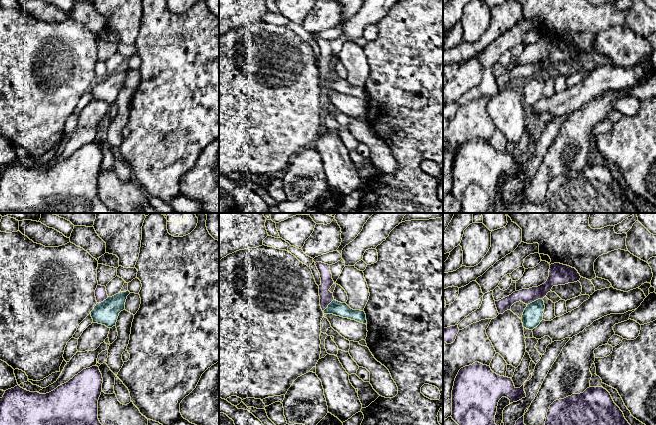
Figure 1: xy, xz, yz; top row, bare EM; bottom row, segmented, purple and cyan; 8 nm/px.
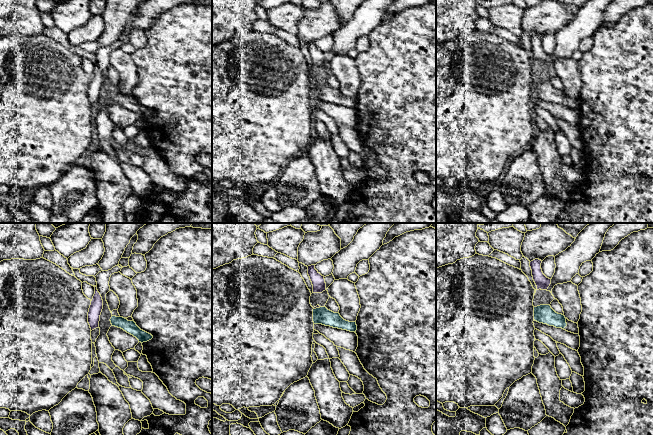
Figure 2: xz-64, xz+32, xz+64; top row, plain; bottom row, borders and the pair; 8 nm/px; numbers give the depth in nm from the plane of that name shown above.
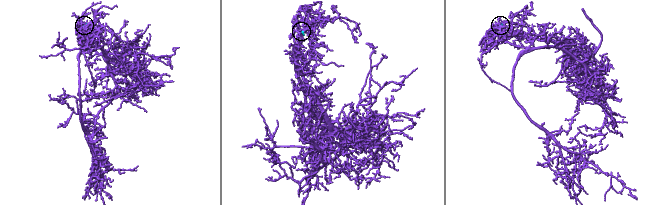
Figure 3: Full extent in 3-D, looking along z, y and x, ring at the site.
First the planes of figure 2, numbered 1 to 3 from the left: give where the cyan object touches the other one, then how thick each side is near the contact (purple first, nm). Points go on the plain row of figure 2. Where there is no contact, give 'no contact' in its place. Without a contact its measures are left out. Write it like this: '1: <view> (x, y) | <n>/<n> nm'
1: no contact
2: xz+32 (317, 83) | 20/140 nm
3: no contact

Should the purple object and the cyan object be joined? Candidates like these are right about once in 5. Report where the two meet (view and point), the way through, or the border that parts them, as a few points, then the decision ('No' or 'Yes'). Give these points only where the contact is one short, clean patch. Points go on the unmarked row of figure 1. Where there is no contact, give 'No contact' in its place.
Touches purple at yz (534, 76). Boundary: yz (542, 74), (538, 74), (527, 81). No

